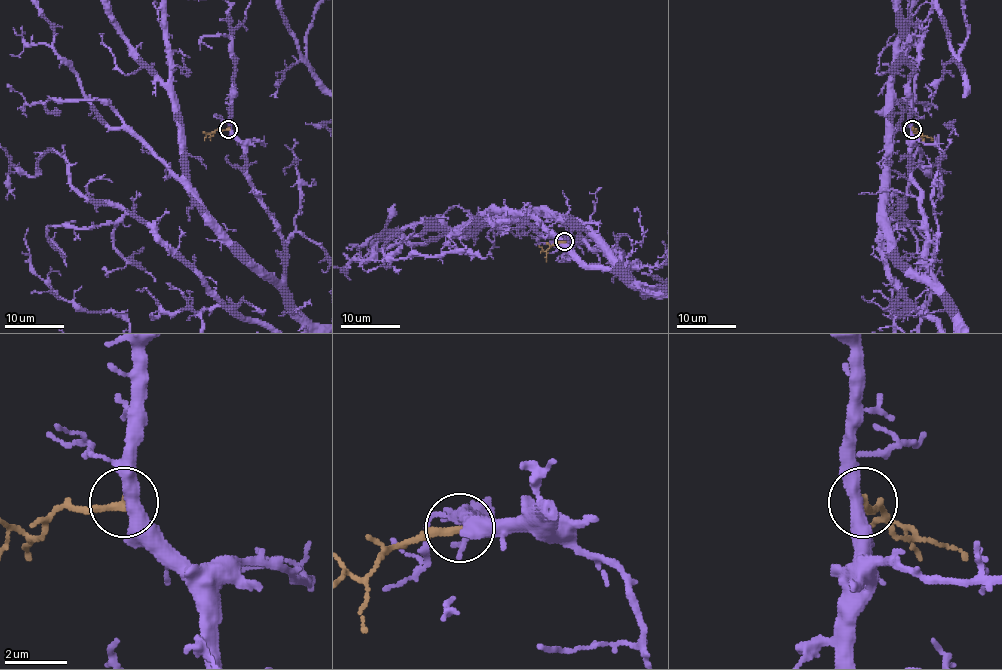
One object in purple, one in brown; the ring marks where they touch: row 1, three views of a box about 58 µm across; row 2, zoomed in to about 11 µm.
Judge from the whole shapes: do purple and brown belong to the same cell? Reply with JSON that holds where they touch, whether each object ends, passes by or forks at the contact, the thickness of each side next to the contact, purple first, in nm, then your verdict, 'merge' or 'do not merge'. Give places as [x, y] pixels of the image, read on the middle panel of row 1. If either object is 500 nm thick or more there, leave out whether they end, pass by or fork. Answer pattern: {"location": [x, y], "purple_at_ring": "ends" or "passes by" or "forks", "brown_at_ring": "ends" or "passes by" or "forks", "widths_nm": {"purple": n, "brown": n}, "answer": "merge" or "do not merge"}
{"location": [564, 241], "purple_at_ring": "passes by", "brown_at_ring": "ends", "widths_nm": {"purple": 440, "brown": 240}, "answer": "merge"}

